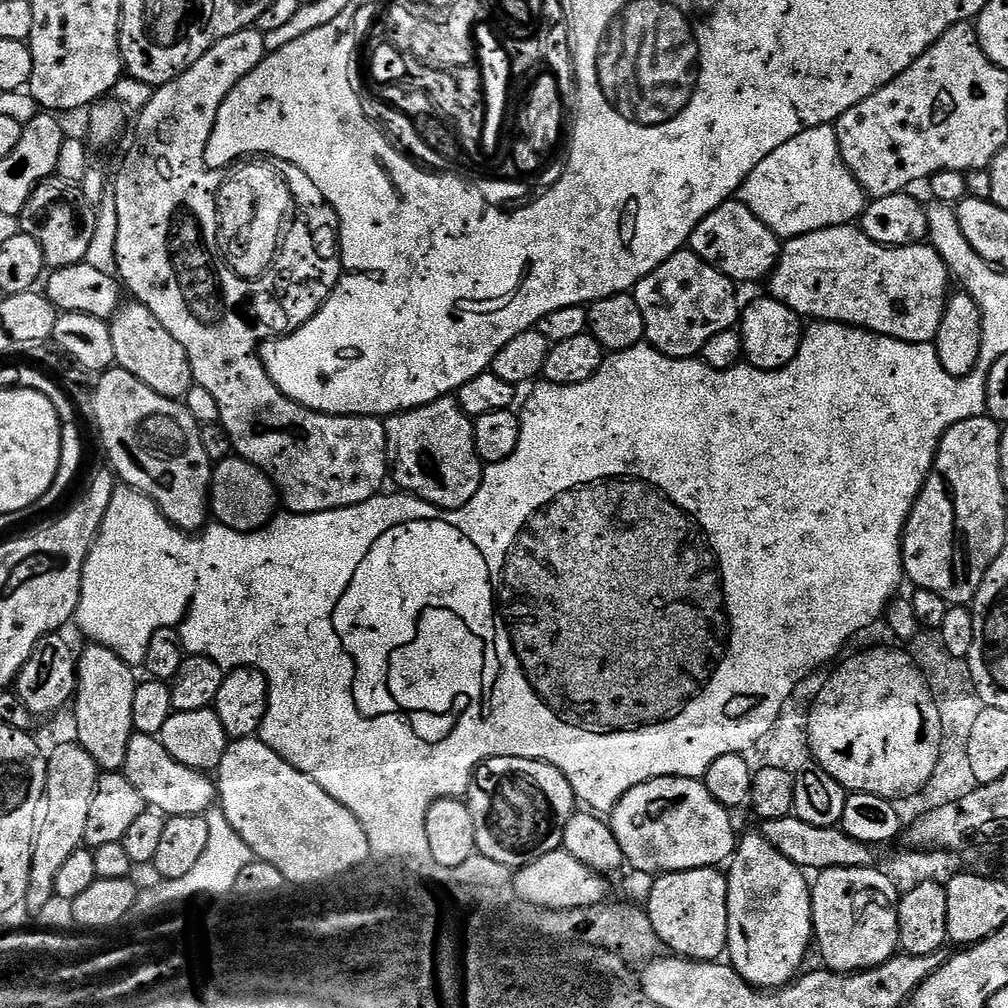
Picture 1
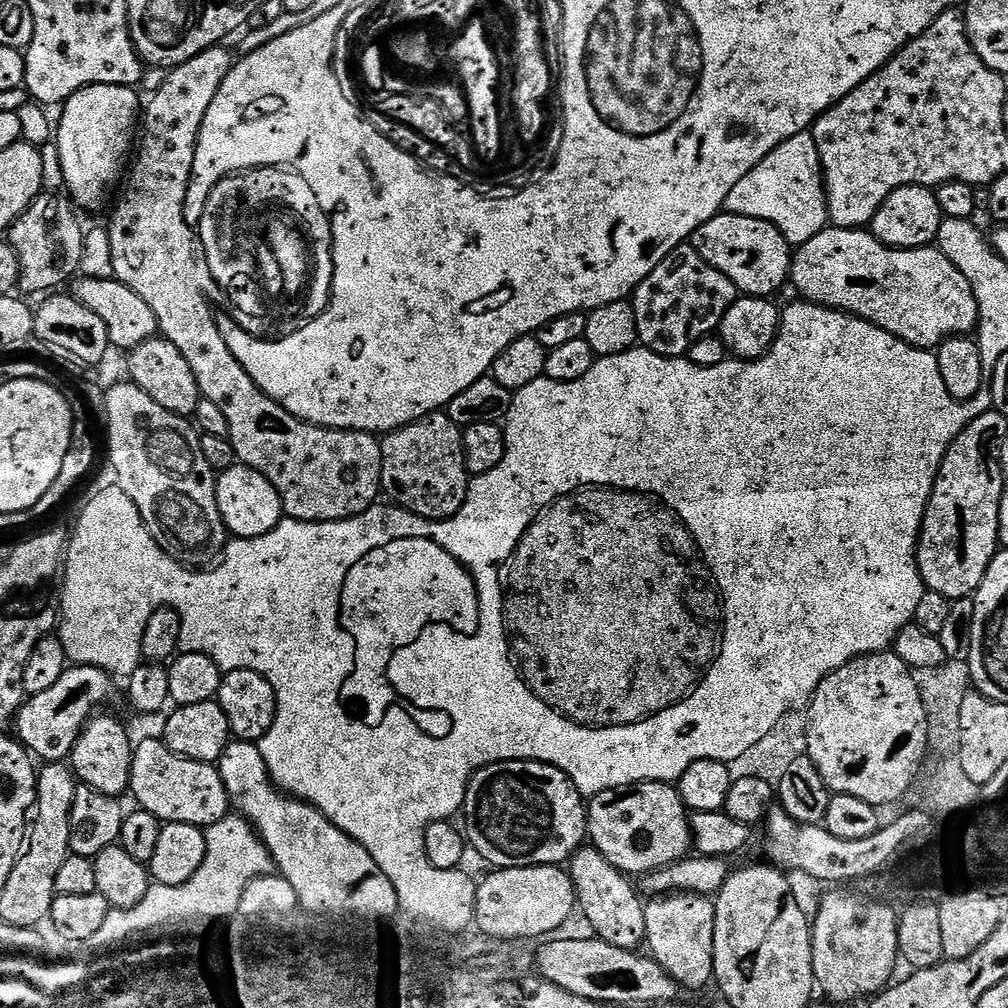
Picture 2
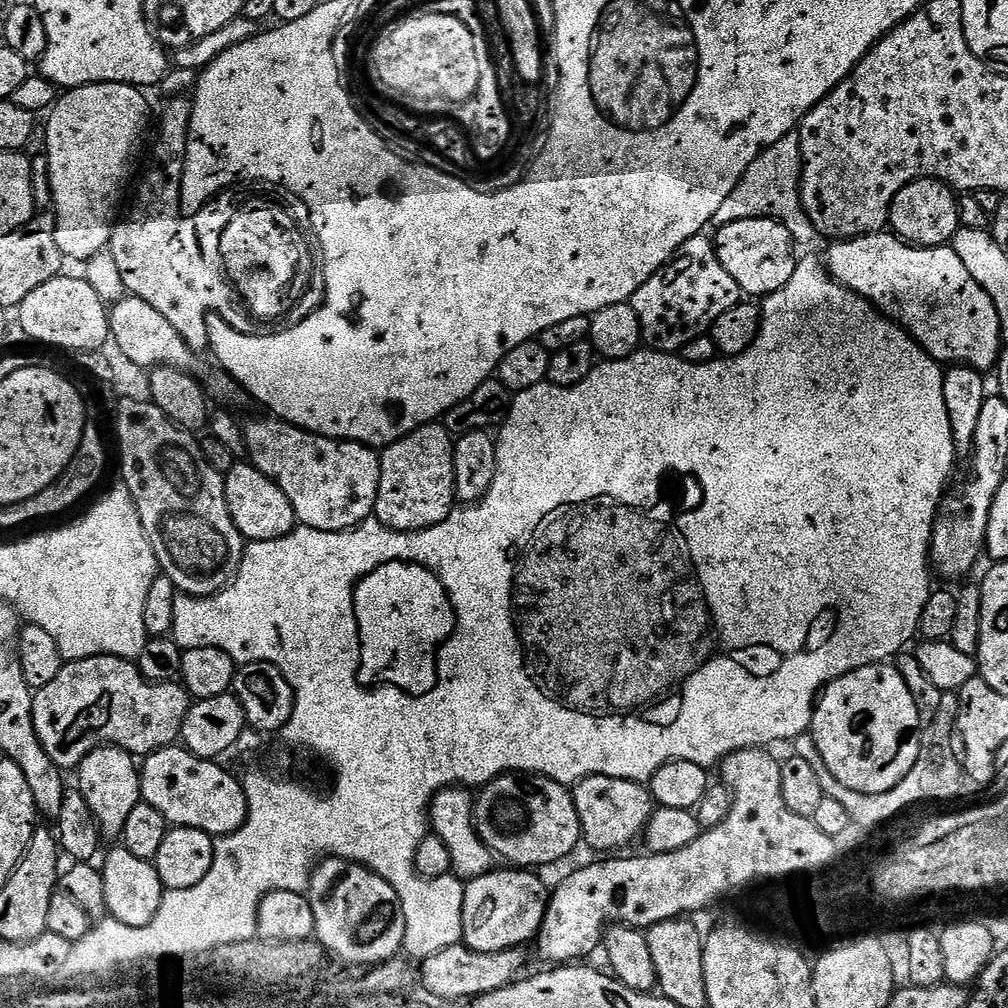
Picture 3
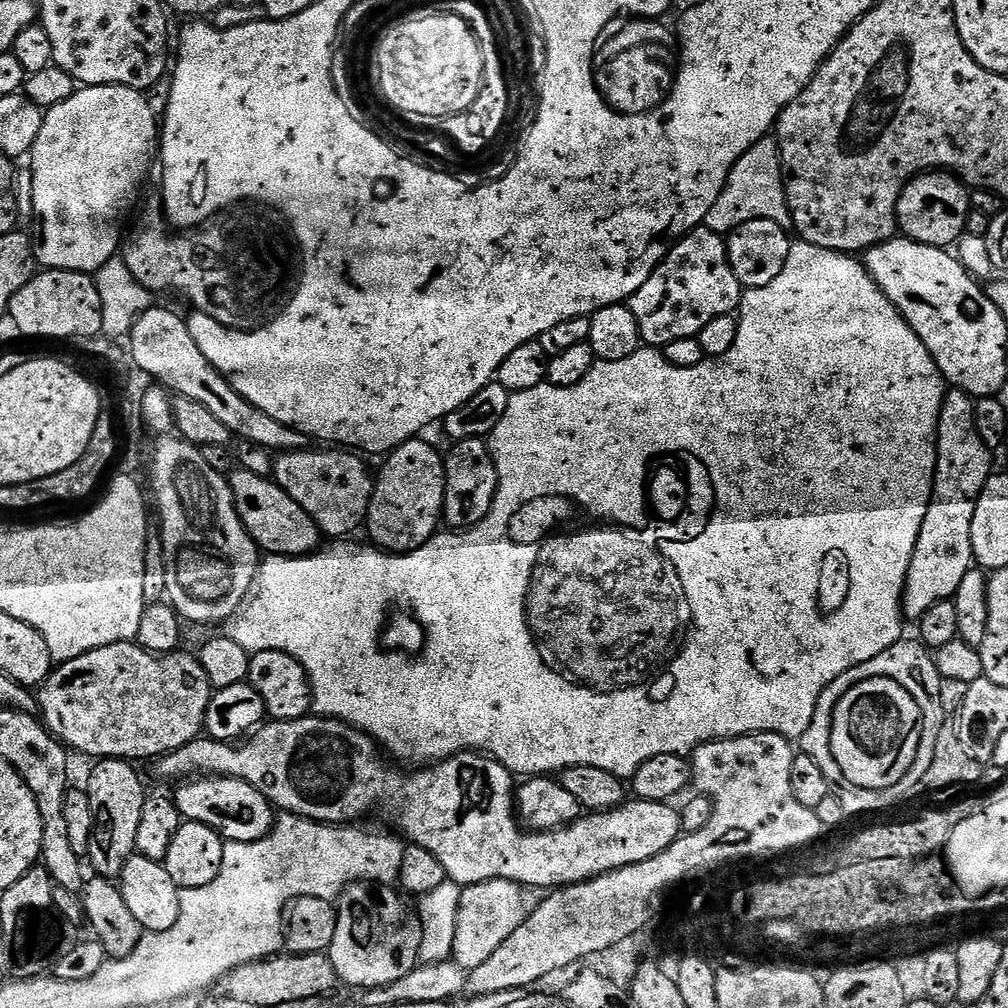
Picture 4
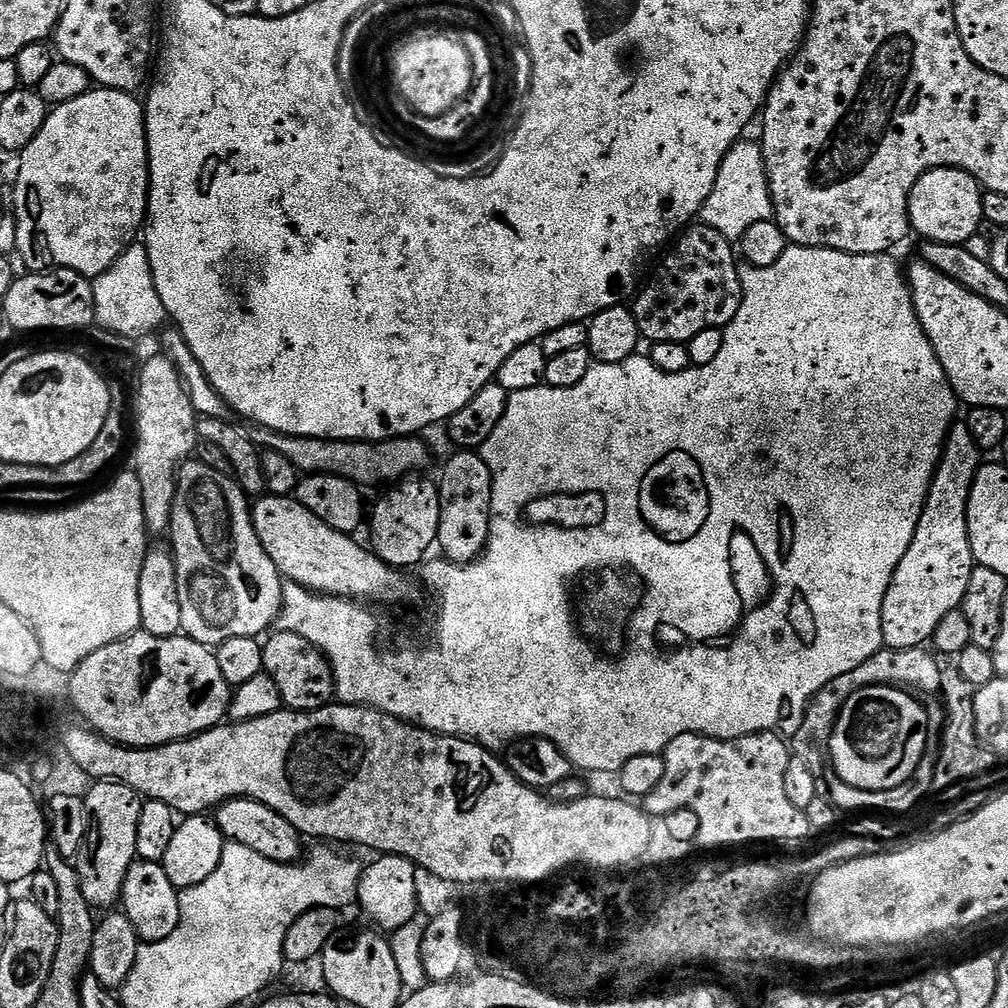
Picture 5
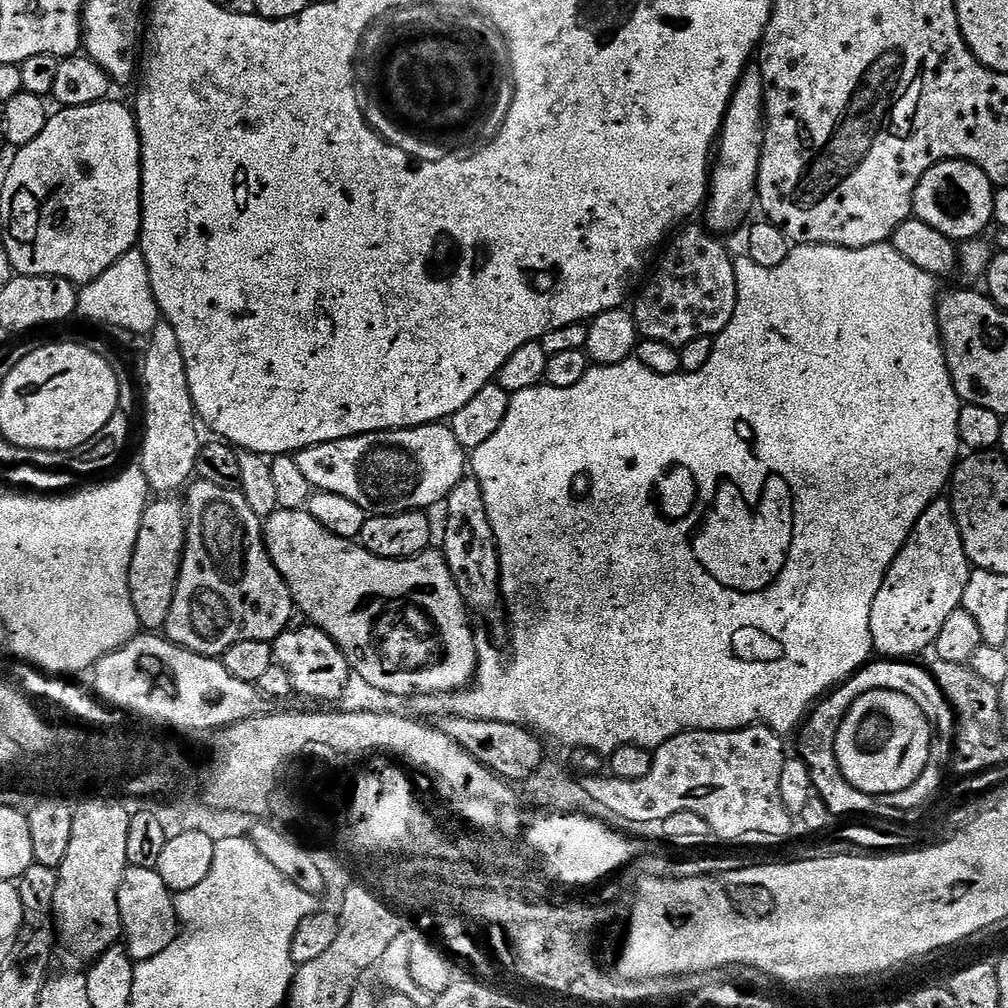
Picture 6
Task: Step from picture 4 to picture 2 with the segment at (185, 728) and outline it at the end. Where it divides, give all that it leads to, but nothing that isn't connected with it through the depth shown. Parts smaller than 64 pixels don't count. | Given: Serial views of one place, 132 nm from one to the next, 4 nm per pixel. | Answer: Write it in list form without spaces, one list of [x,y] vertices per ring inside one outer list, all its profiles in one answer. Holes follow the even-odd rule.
[[[69,667],[62,678],[58,678],[58,682],[50,686],[50,690],[42,690],[42,694],[34,694],[25,699],[14,721],[15,735],[33,757],[41,756],[41,761],[44,762],[67,761],[76,739],[89,720],[93,719],[94,713],[100,710],[95,708],[100,708],[107,702],[112,683],[113,677],[100,668]]]

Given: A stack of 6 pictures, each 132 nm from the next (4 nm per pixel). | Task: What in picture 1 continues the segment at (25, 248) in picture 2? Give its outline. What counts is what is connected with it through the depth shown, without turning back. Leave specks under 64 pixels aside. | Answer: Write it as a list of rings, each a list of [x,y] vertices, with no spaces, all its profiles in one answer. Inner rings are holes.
[[[49,178],[36,185],[18,217],[19,231],[30,234],[42,246],[45,265],[49,269],[69,268],[84,263],[86,250],[94,234],[96,210],[87,205],[81,189],[75,183]]]

